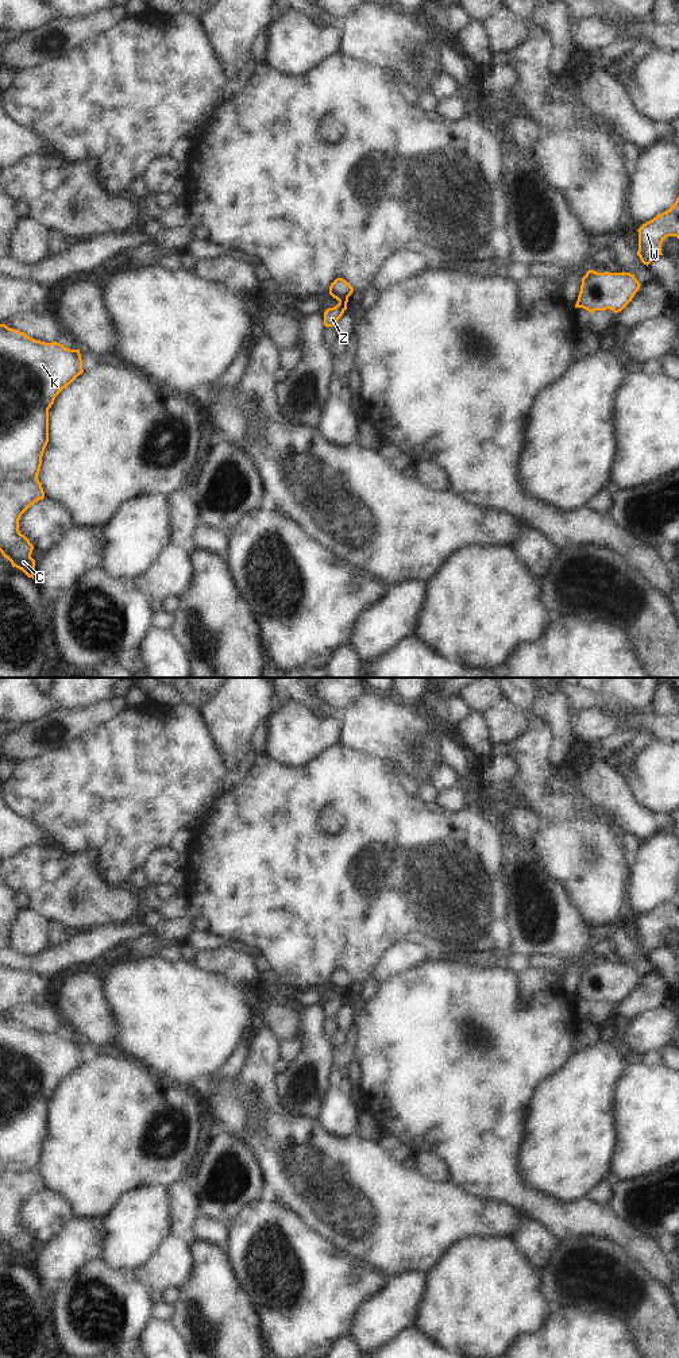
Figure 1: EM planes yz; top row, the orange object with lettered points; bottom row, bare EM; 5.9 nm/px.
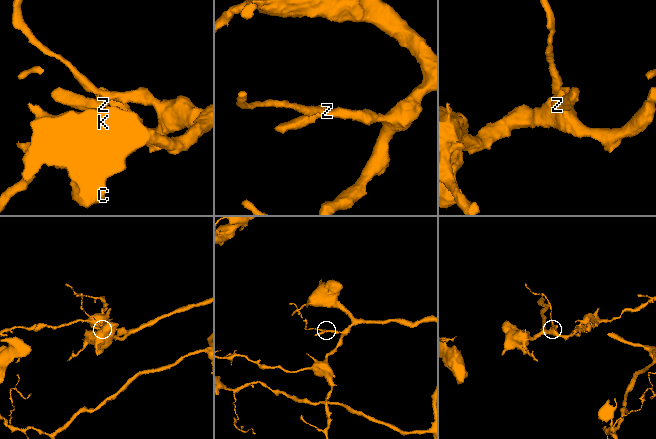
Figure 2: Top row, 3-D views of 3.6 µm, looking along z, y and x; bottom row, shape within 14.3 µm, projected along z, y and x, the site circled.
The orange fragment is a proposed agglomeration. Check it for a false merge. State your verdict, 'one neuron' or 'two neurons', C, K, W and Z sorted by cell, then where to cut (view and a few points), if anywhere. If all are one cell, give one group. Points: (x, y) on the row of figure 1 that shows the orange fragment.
two neurons; C K W / Z; cut in yz along (339, 301), (346, 304)

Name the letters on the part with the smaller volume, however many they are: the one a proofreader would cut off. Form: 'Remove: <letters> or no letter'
Remove: Z

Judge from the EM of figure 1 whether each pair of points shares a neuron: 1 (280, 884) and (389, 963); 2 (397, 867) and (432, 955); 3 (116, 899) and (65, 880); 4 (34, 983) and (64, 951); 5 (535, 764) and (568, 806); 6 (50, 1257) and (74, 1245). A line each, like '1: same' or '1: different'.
1: different
2: same
3: same
4: different
5: same
6: same

